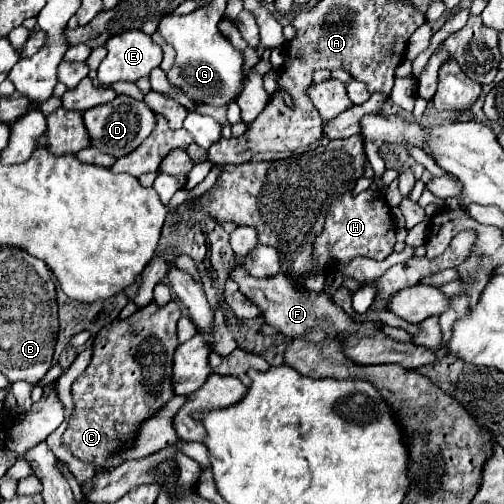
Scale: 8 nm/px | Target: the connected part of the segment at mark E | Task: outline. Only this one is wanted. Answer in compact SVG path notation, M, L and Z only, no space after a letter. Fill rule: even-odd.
M137 29L111 37L105 47L107 57L97 71L97 81L101 85L111 85L113 81L137 81L159 67L163 57L161 47L153 43L151 35Z

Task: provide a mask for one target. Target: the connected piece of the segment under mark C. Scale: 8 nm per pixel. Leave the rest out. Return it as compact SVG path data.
M151 301L145 309L133 313L127 319L115 319L105 325L93 339L93 359L89 367L77 377L75 385L71 385L73 393L73 413L69 417L69 425L63 433L63 445L83 463L103 465L109 457L119 453L121 447L129 447L137 435L139 425L155 415L171 397L171 369L173 369L173 353L177 343L177 321L181 317L177 301L169 301L167 305L157 305Z

